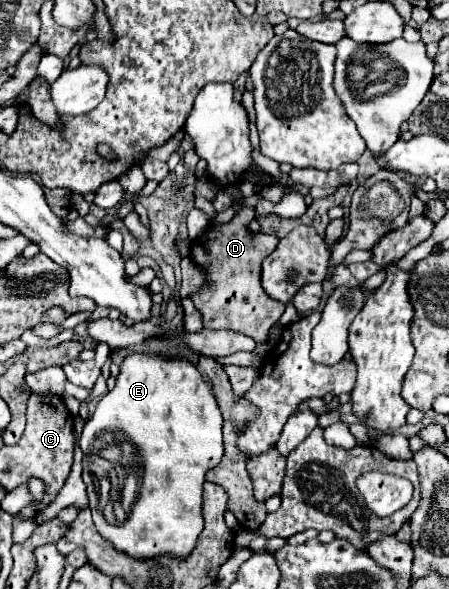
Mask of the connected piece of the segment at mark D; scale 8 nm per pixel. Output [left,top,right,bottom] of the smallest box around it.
[190,207,286,343]

